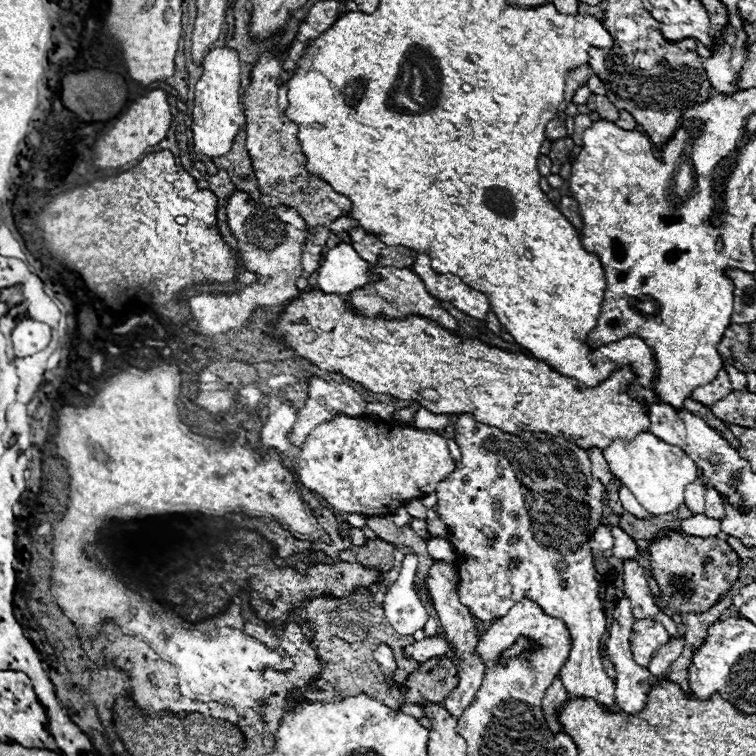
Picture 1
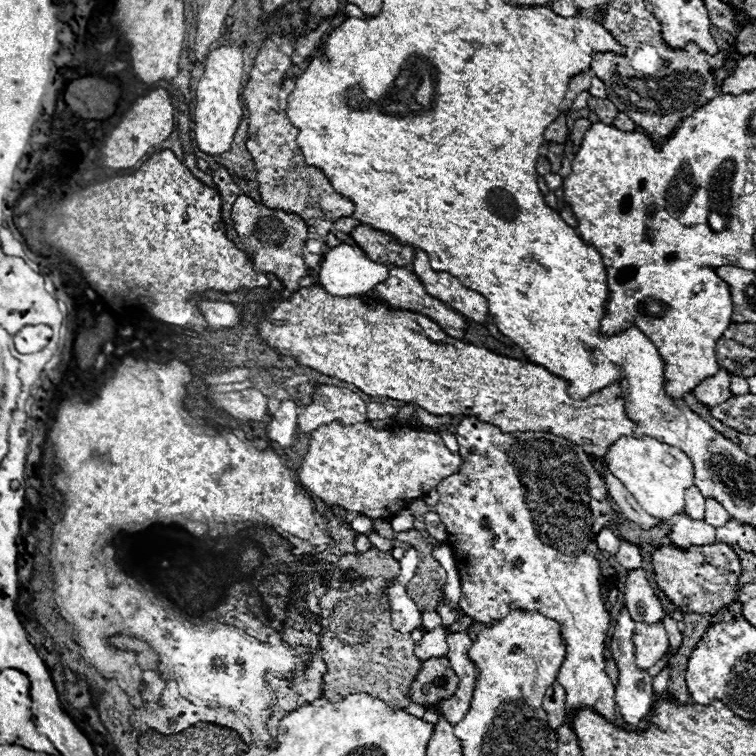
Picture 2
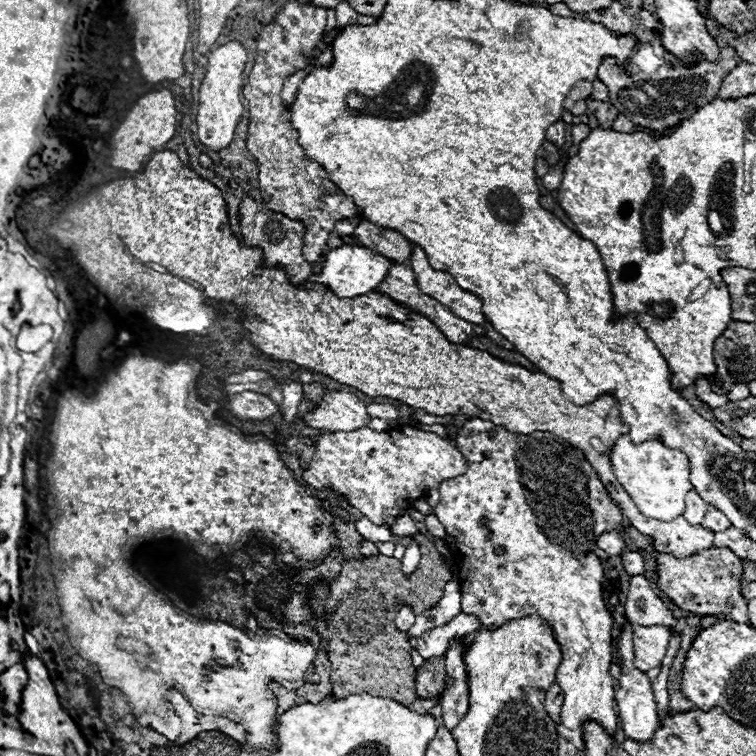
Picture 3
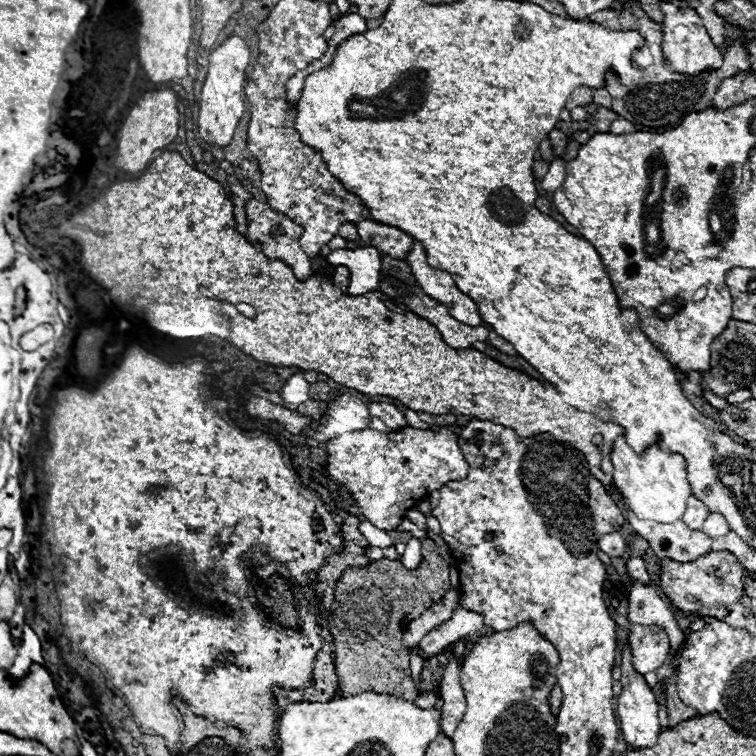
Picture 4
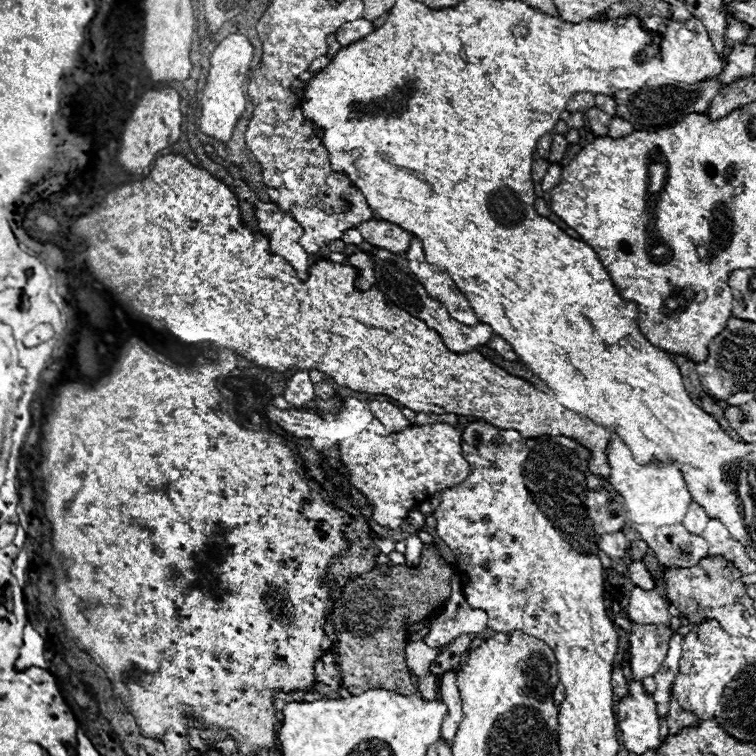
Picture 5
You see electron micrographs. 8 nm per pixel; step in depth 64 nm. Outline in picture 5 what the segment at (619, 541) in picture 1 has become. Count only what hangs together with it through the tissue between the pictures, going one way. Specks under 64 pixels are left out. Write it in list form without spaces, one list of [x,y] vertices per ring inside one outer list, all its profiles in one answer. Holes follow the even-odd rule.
[[[640,560],[632,562],[632,564],[628,566],[628,572],[630,572],[630,578],[632,578],[632,582],[634,582],[636,586],[640,586],[640,588],[644,588],[644,590],[652,590],[652,588],[654,588],[654,580],[652,580],[650,572],[646,570],[644,562],[640,562]]]

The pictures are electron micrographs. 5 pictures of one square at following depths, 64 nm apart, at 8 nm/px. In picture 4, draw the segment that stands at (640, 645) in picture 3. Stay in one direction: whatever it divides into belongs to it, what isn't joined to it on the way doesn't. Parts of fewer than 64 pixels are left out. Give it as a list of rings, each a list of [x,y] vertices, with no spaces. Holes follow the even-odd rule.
[[[632,624],[628,644],[632,648],[632,664],[640,674],[660,668],[668,656],[668,634],[660,626]]]

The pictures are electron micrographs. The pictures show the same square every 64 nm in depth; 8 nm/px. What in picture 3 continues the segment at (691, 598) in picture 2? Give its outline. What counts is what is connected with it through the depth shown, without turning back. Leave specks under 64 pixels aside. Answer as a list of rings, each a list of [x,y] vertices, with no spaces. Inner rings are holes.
[[[706,548],[702,552],[696,552],[694,556],[688,556],[688,558],[676,558],[674,554],[656,554],[656,570],[658,570],[658,588],[682,610],[688,610],[692,614],[698,614],[698,616],[716,616],[716,614],[724,614],[726,620],[732,620],[732,622],[746,622],[750,624],[748,620],[748,614],[746,614],[746,600],[740,592],[742,584],[740,584],[740,578],[742,578],[742,560],[738,560],[738,556],[734,556],[734,552],[730,552],[730,548]]]

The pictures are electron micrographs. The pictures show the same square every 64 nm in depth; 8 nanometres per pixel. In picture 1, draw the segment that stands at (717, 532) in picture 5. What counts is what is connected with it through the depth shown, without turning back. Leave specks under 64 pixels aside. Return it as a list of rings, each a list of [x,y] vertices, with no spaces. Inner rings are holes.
[[[706,486],[704,492],[706,492],[706,510],[704,510],[704,514],[708,518],[720,518],[722,520],[724,504],[722,504],[722,498],[720,498],[718,490],[712,488],[712,486]]]

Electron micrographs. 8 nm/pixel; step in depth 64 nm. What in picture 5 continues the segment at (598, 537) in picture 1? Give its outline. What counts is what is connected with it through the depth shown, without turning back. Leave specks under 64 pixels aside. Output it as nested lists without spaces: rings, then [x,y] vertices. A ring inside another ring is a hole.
[[[614,532],[614,534],[604,534],[598,542],[600,550],[604,550],[610,558],[624,558],[626,550],[630,546],[628,538],[622,532]]]

